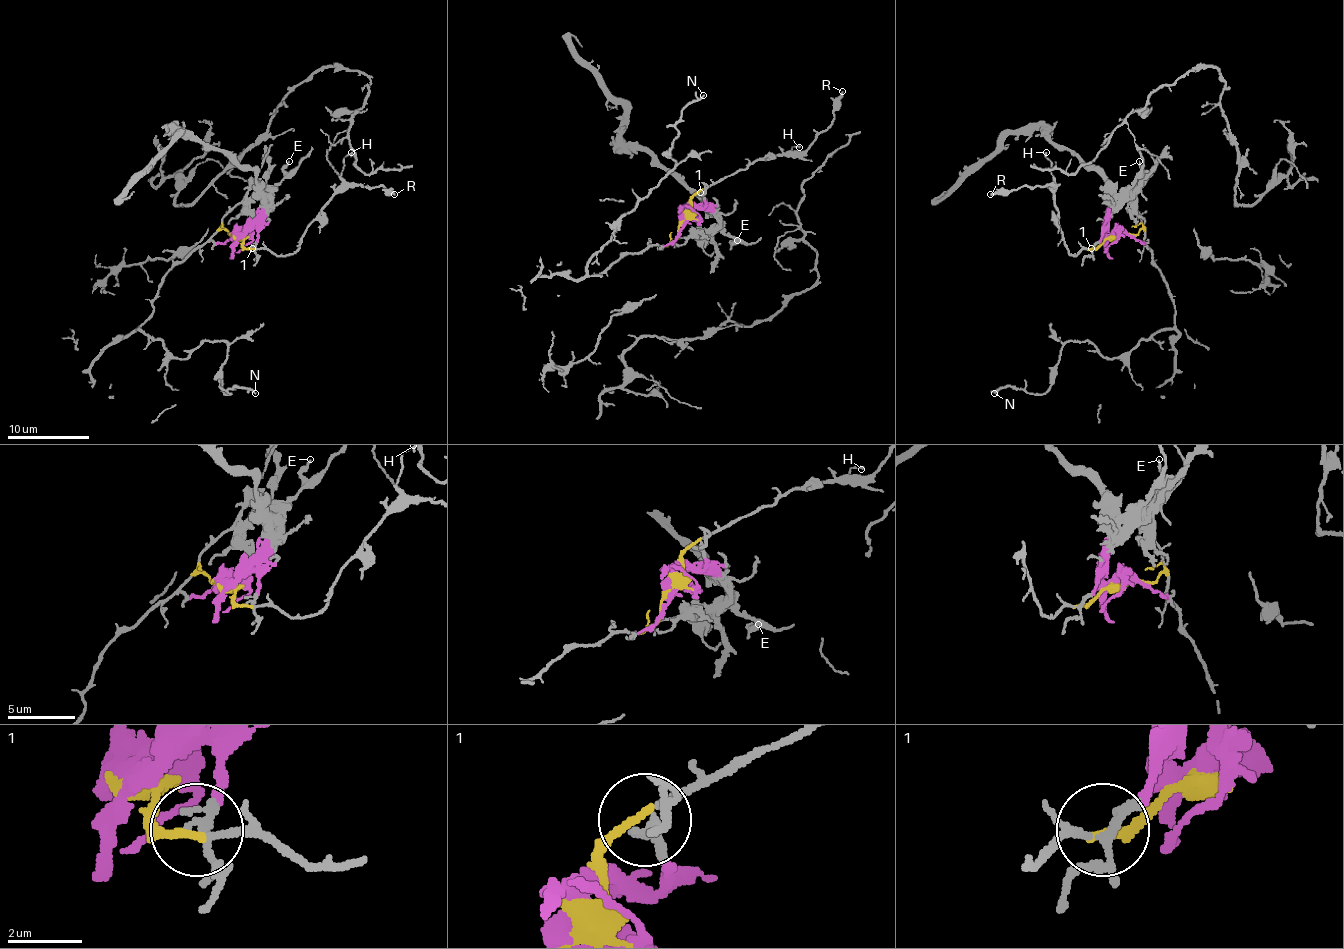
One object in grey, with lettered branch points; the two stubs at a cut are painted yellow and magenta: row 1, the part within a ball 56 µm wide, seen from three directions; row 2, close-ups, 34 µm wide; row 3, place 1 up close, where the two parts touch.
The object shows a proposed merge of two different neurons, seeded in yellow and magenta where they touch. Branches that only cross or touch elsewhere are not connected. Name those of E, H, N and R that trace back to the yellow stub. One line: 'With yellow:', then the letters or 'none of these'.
With yellow: H, N, R

